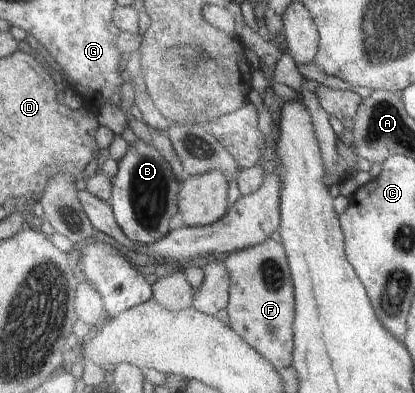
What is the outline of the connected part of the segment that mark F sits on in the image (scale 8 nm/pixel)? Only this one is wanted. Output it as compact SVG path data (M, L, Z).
M275 240L245 248L222 258L229 280L230 300L226 309L230 327L249 345L269 358L277 368L293 364L293 324L295 324L295 288L284 245Z

